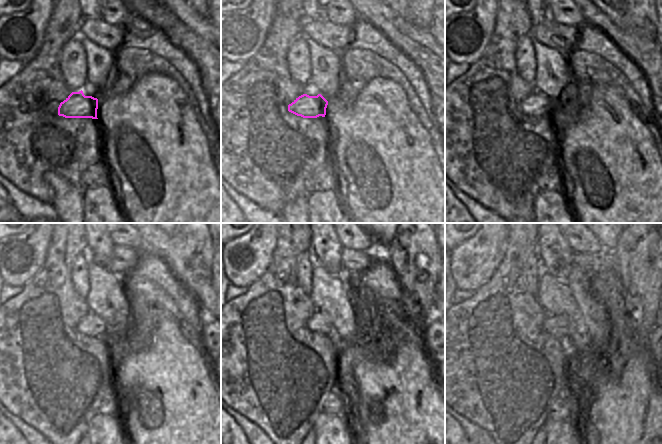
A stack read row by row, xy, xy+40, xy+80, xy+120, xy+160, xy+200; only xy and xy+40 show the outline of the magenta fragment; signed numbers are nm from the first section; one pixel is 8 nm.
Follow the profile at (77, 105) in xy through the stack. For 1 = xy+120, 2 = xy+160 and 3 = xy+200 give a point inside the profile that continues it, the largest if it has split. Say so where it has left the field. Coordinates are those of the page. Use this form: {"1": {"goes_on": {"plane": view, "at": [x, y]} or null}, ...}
{"1": {"goes_on": {"plane": "xy+120", "at": [91, 325]}}, "2": {"goes_on": {"plane": "xy+160", "at": [321, 323]}}, "3": {"goes_on": {"plane": "xy+200", "at": [556, 325]}}}

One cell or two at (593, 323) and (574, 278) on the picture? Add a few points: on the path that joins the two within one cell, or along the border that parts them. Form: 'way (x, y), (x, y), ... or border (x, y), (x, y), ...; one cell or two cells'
way (593, 312), (590, 300), (582, 289); one cell

